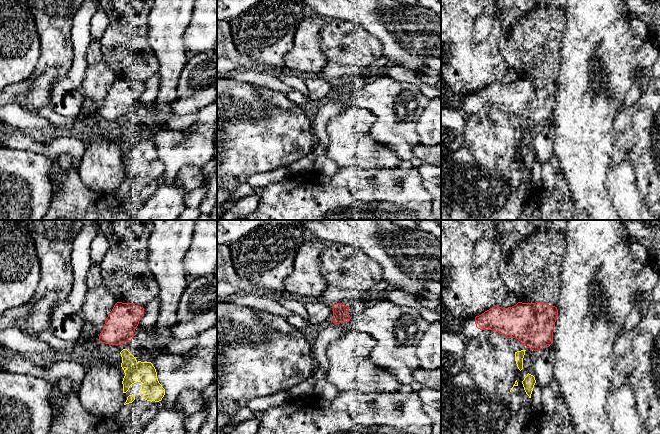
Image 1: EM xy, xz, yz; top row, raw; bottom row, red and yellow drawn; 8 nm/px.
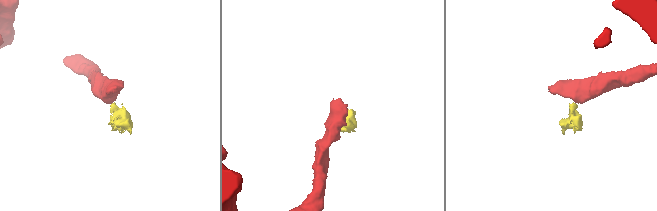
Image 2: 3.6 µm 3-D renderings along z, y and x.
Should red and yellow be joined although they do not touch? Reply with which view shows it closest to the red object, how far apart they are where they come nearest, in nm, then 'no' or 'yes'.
yz | 30 nm | no

